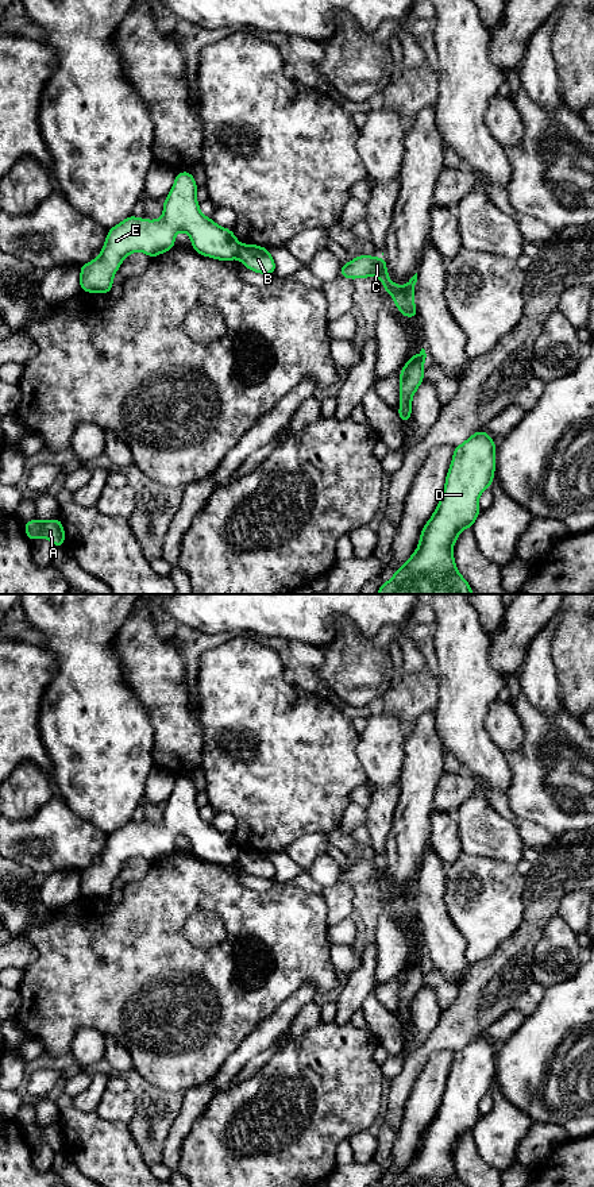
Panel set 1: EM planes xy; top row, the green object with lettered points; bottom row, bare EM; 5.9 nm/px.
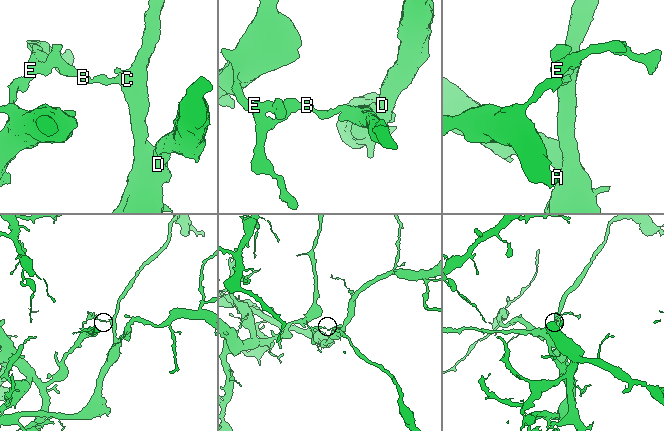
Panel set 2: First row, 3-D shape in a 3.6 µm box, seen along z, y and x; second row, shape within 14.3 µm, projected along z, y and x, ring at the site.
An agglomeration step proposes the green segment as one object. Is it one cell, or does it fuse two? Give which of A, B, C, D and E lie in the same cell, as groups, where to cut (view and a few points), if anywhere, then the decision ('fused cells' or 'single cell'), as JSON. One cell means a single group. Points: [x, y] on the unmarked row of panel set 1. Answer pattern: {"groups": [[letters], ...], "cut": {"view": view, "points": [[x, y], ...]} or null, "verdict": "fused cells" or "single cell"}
{"groups": [["A", "E"], ["B", "C", "D"]], "cut": {"view": "xy", "points": [[240, 850], [236, 862]]}, "verdict": "fused cells"}

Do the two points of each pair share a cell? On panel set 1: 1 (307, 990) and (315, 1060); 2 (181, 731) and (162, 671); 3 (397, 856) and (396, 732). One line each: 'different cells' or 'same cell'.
1: different cells
2: same cell
3: different cells

